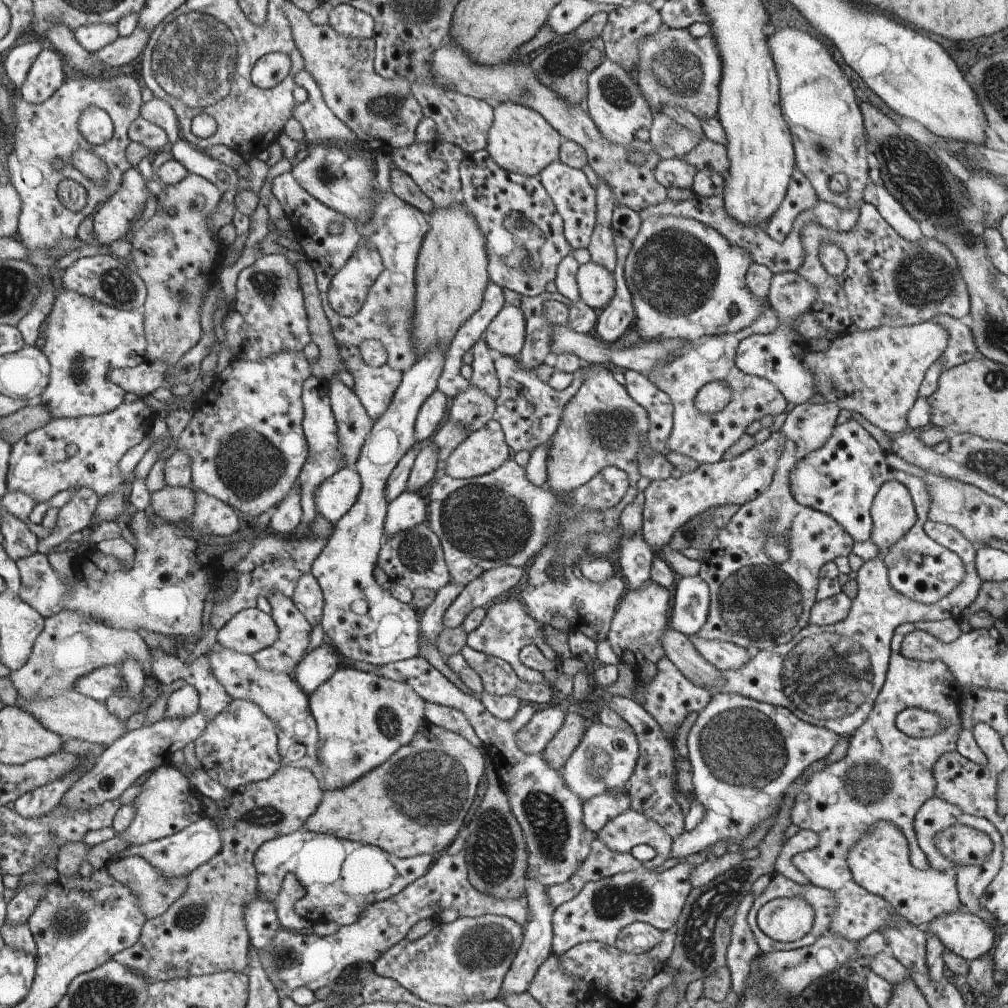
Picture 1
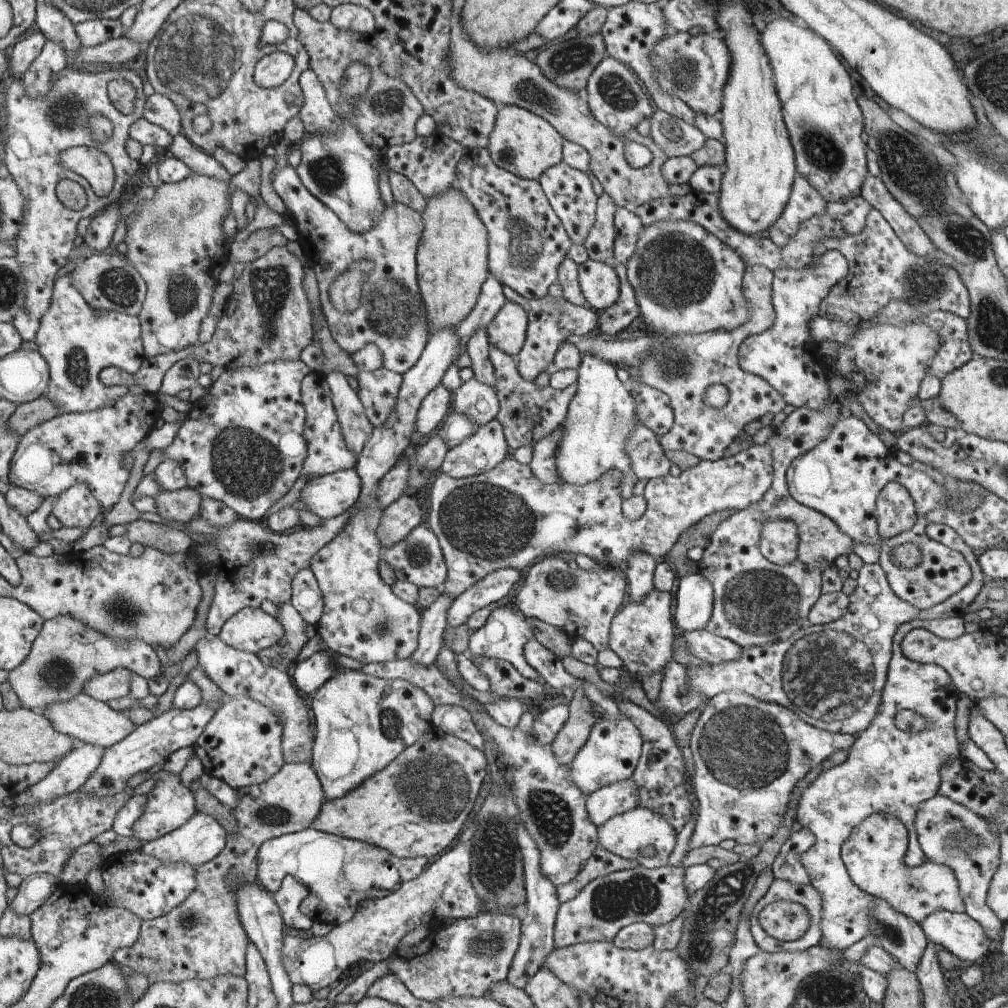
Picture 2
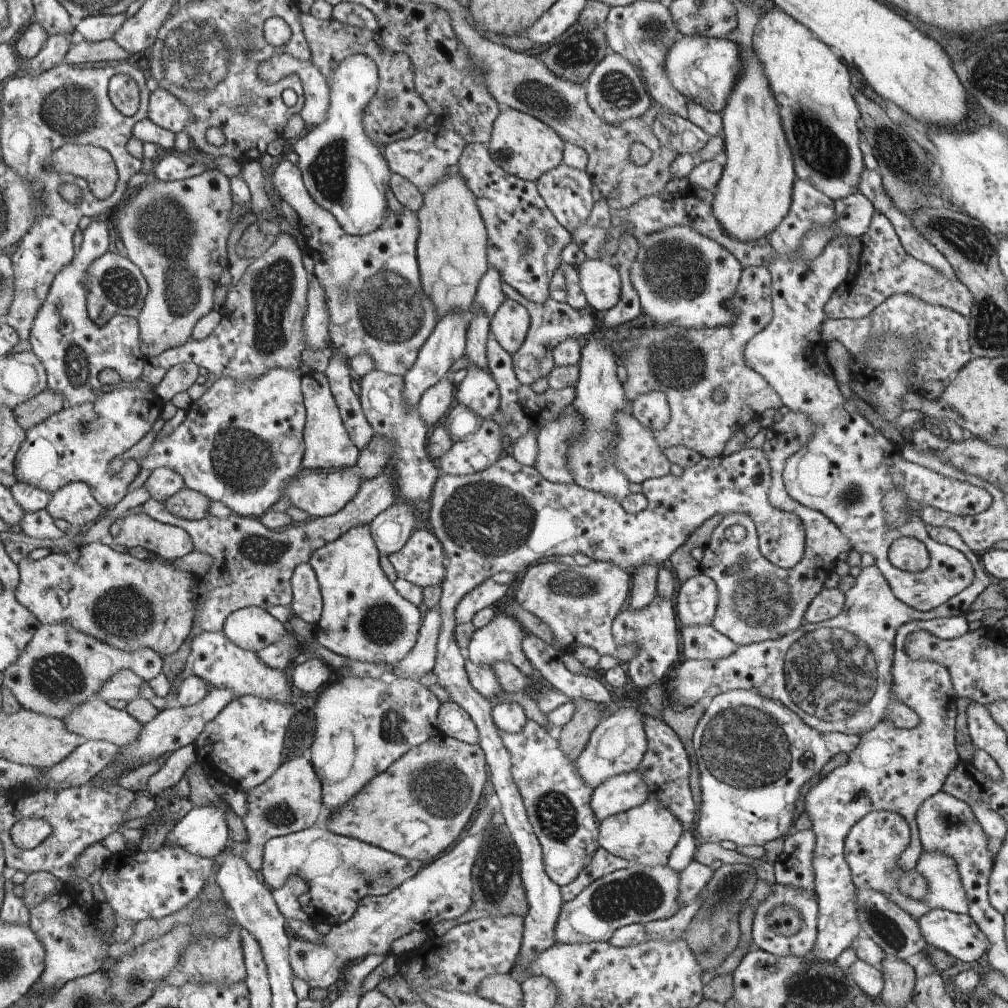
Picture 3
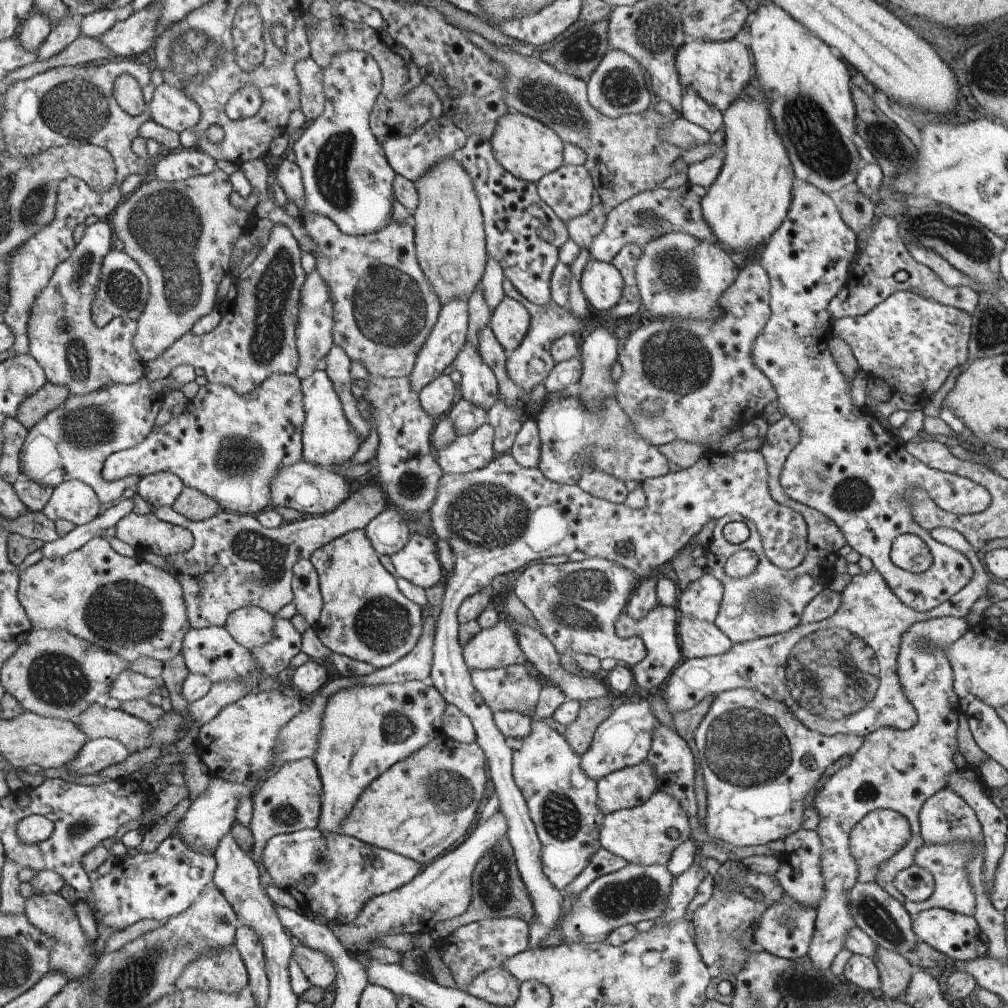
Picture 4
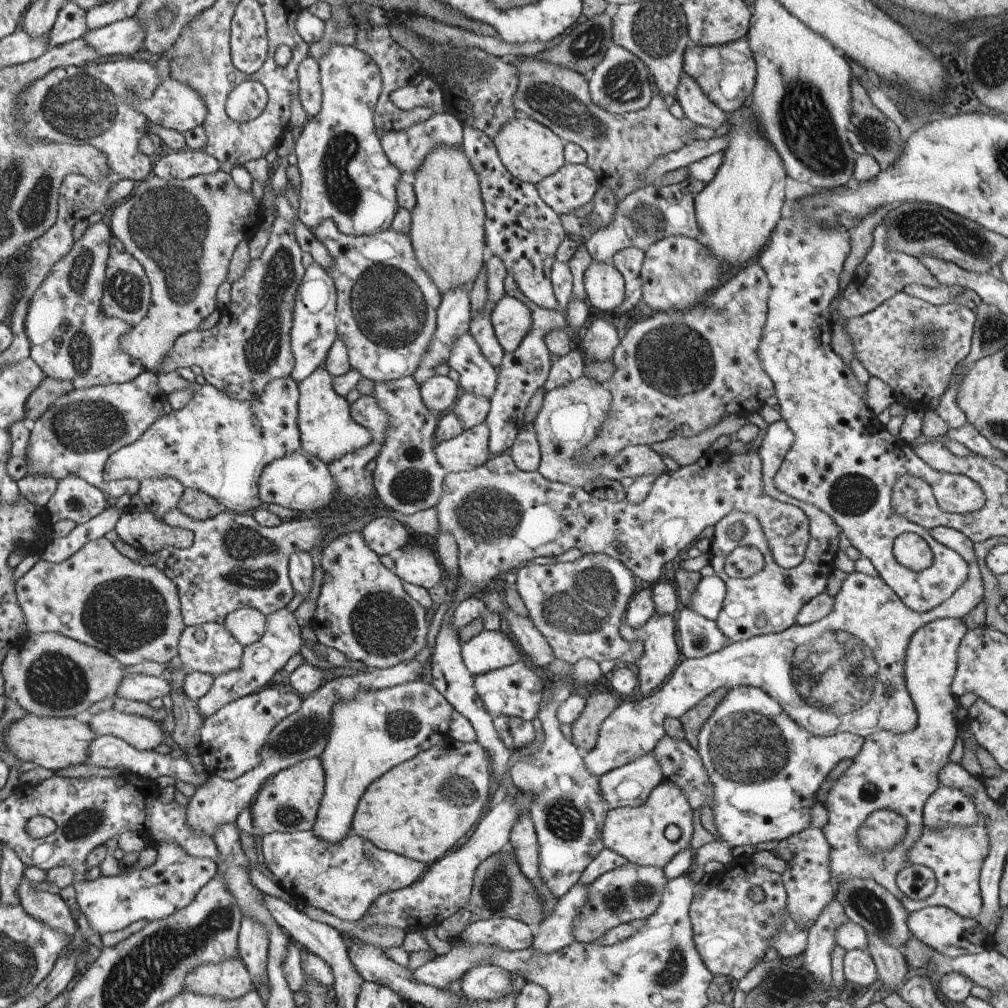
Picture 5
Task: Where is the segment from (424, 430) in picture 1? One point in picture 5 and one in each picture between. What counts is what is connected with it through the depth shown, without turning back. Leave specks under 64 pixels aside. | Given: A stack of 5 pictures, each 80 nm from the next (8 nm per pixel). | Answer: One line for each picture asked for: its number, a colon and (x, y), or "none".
2: (436, 405)
3: (437, 400)
4: (438, 396)
5: (439, 392)

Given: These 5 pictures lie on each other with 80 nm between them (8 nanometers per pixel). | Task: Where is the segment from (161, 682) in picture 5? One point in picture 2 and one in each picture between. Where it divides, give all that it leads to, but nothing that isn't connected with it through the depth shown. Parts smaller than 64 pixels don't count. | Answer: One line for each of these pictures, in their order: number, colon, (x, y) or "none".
2: (117, 684)
3: (125, 685)
4: (130, 685)

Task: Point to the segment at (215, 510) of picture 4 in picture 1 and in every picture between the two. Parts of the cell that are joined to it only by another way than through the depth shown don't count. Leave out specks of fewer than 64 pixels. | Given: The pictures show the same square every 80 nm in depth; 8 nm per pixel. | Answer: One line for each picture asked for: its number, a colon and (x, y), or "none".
1: (174, 504)
2: (184, 505)
3: (187, 504)

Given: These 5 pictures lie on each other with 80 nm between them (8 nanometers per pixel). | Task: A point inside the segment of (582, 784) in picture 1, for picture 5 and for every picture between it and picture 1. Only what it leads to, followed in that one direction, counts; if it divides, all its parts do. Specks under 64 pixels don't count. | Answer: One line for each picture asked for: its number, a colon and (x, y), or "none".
2: (613, 751)
3: (618, 746)
4: (625, 738)
5: (832, 676)

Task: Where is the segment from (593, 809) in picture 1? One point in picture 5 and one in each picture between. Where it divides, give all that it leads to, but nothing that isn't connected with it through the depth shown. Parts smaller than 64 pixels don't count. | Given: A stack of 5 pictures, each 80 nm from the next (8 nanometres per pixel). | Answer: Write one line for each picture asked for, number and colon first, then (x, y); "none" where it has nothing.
2: (610, 801)
3: (622, 793)
4: (632, 786)
5: (630, 785)

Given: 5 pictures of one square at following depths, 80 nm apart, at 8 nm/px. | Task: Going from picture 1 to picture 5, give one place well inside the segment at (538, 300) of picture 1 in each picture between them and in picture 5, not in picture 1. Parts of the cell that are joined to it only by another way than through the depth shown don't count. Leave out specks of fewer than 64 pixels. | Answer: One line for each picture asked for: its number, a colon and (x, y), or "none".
2: (549, 317)
3: (552, 322)
4: (527, 367)
5: (524, 371)

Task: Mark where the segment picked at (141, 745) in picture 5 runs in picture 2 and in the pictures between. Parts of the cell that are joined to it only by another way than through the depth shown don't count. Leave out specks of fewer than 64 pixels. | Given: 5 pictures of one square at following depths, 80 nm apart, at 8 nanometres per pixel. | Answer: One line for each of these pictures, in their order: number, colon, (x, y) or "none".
2: (94, 722)
3: (95, 720)
4: (98, 721)

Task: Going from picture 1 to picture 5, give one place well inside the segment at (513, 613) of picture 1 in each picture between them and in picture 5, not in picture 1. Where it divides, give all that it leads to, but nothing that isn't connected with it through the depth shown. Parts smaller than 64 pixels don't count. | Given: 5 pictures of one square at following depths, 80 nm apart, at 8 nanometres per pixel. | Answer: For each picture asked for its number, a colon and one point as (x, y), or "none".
2: (506, 633)
3: (502, 640)
4: (496, 647)
5: (490, 650)

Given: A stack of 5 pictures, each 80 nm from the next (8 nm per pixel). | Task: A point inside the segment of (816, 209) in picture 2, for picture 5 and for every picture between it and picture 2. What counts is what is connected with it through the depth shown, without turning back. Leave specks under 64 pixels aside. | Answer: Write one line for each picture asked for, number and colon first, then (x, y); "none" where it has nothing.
3: (844, 470)
4: (848, 467)
5: (842, 460)

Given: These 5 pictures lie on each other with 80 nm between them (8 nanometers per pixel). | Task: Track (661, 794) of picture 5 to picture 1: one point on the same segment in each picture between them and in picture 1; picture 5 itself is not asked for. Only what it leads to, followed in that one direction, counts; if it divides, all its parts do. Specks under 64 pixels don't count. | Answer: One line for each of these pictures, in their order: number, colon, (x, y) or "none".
1: (628, 829)
2: (624, 835)
3: (647, 834)
4: (639, 835)

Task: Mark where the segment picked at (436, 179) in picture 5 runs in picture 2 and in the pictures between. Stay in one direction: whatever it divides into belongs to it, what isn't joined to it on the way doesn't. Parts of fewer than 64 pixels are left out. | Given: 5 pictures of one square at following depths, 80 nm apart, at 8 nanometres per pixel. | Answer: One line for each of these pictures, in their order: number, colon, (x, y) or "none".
2: (452, 261)
3: (452, 250)
4: (449, 226)

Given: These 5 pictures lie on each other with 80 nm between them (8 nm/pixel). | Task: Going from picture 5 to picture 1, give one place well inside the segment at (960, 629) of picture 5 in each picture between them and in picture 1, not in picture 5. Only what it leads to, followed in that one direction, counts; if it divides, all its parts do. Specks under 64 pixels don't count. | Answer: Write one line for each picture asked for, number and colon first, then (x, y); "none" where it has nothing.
1: (886, 775)
2: (887, 770)
3: (891, 769)
4: (899, 770)

